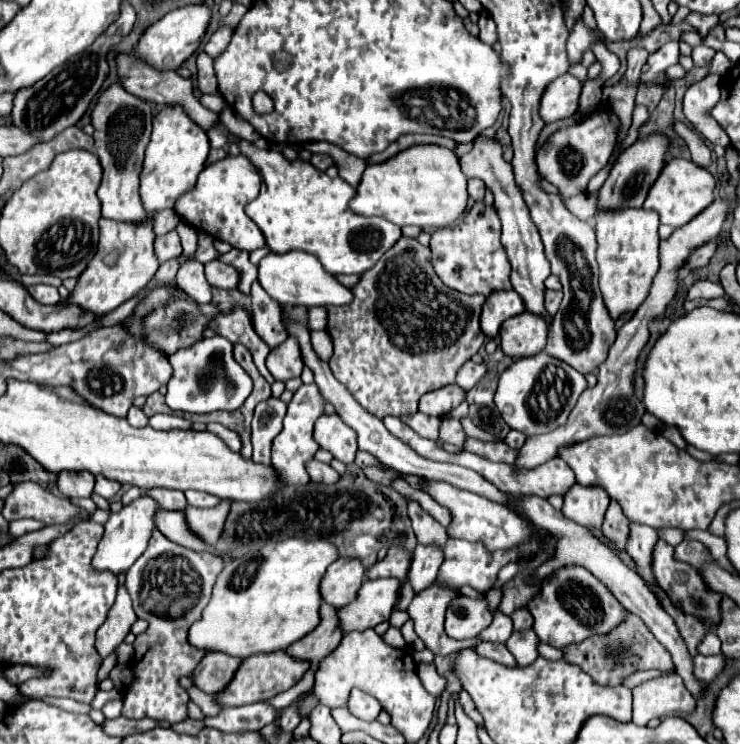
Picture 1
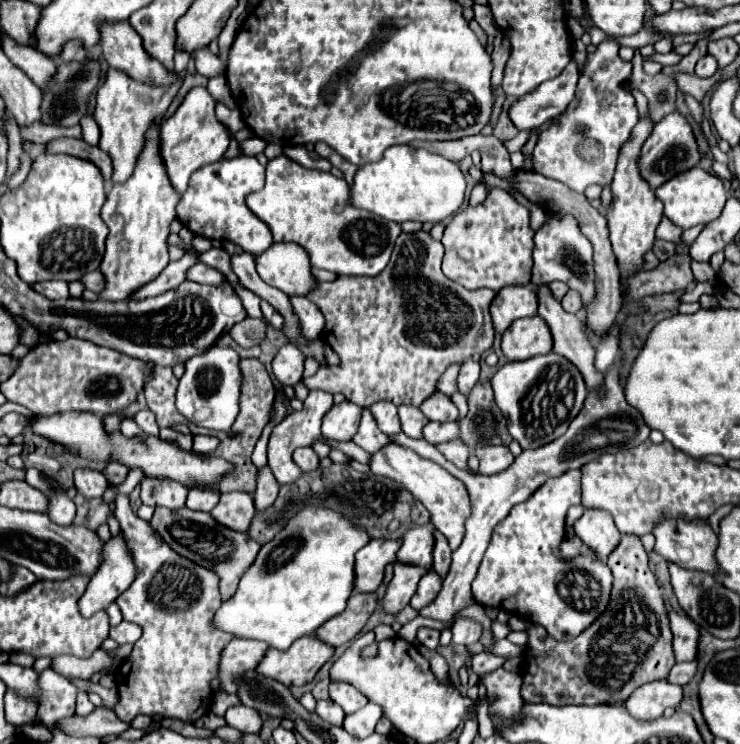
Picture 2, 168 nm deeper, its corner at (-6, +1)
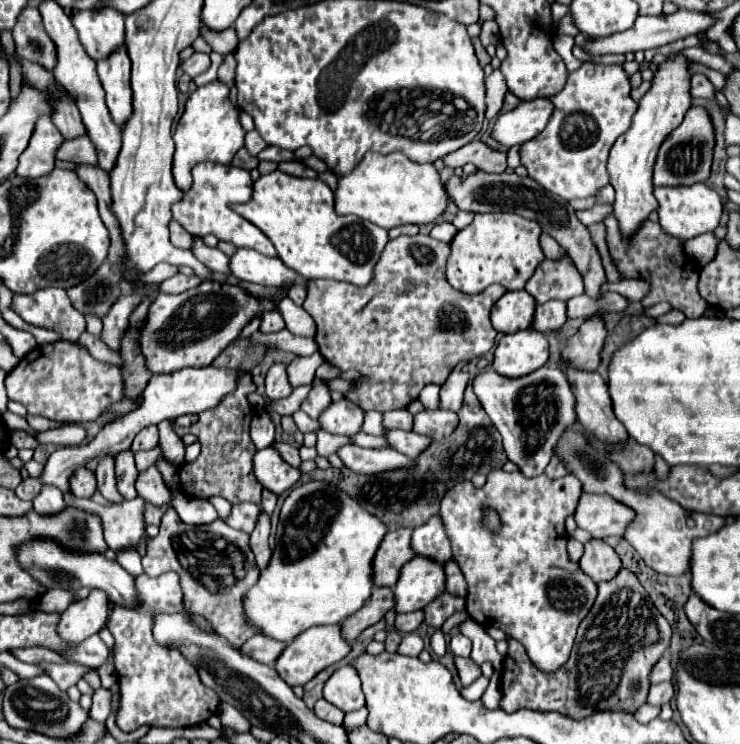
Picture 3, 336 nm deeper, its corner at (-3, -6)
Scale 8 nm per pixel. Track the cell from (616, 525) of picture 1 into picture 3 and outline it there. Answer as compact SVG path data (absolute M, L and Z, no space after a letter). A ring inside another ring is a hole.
M621 567L613 579L599 583L597 601L581 621L571 657L559 671L545 673L537 669L525 647L509 639L501 675L501 709L509 713L517 709L557 711L573 719L583 719L597 711L635 713L647 701L651 669L669 645L671 627L667 619L657 611L637 575Z

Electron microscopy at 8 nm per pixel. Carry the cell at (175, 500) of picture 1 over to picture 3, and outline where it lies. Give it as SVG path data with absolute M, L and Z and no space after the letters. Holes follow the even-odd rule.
M153 465L137 477L137 495L145 503L151 503L155 507L171 507L171 501L173 501L173 493L163 483L157 467Z

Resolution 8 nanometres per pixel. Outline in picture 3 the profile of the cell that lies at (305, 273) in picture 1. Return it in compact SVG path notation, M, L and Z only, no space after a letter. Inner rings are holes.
M237 249L231 257L233 275L239 281L251 281L267 287L291 287L297 281L297 271L285 267L279 257L267 257L251 249Z

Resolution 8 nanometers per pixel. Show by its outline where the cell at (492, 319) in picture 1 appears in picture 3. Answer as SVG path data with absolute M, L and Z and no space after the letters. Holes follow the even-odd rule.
M507 291L491 309L491 323L499 333L529 329L535 317L535 299L527 291Z

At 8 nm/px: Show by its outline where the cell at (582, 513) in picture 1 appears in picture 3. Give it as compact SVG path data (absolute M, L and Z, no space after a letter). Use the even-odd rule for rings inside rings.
M591 539L583 547L585 551L579 565L587 575L591 575L597 583L617 575L621 569L621 559L611 545L607 545L603 539Z

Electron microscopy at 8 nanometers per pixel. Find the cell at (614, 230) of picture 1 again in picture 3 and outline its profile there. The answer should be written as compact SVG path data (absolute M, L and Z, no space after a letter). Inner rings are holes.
M675 53L671 55L655 73L651 89L641 97L639 109L633 115L633 125L627 133L623 133L615 145L611 147L607 171L611 177L611 185L615 189L615 203L613 203L613 217L619 221L619 231L623 239L631 239L641 225L647 221L649 213L657 211L659 203L653 197L653 163L657 155L657 147L661 141L681 123L681 117L691 107L689 95L689 71L687 59Z

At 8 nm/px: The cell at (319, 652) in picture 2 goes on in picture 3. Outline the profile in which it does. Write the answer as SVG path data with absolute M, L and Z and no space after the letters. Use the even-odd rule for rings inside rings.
M339 625L337 627L313 627L305 631L305 635L297 635L297 639L293 639L293 643L285 647L285 651L275 661L275 669L281 675L281 679L289 683L289 687L297 687L297 685L305 685L307 681L311 681L325 667L341 661L349 651L351 651L351 645L343 641L339 633Z

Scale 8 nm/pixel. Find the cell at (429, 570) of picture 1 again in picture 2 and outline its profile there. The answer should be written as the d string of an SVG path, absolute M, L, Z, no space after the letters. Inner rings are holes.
M430 570L418 584L418 592L414 594L414 598L410 600L410 606L420 612L420 608L426 608L434 598L436 598L436 592L440 592L440 576Z

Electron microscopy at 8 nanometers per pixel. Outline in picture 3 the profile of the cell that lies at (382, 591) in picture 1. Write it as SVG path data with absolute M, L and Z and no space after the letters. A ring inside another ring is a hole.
M413 557L401 567L399 581L393 589L395 611L411 613L423 609L445 589L443 565L427 557Z

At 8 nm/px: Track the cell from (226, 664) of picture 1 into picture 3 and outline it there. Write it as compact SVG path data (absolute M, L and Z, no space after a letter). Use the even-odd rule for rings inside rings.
M255 635L241 645L241 653L259 661L273 665L275 659L285 649L285 643L273 643L273 639L265 639L265 635Z

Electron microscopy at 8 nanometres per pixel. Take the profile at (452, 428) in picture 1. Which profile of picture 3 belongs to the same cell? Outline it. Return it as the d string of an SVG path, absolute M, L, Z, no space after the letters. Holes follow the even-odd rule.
M391 429L385 435L389 439L389 445L405 455L409 455L411 459L417 459L433 441L431 437L419 435L415 431L401 431L401 429Z

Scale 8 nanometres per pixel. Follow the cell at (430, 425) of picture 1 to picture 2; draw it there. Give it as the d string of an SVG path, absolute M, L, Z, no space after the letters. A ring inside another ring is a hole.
M400 406L398 408L398 416L400 416L402 432L406 436L410 436L410 438L422 438L422 428L424 428L424 424L428 420L420 412L420 408L416 408L416 406Z

